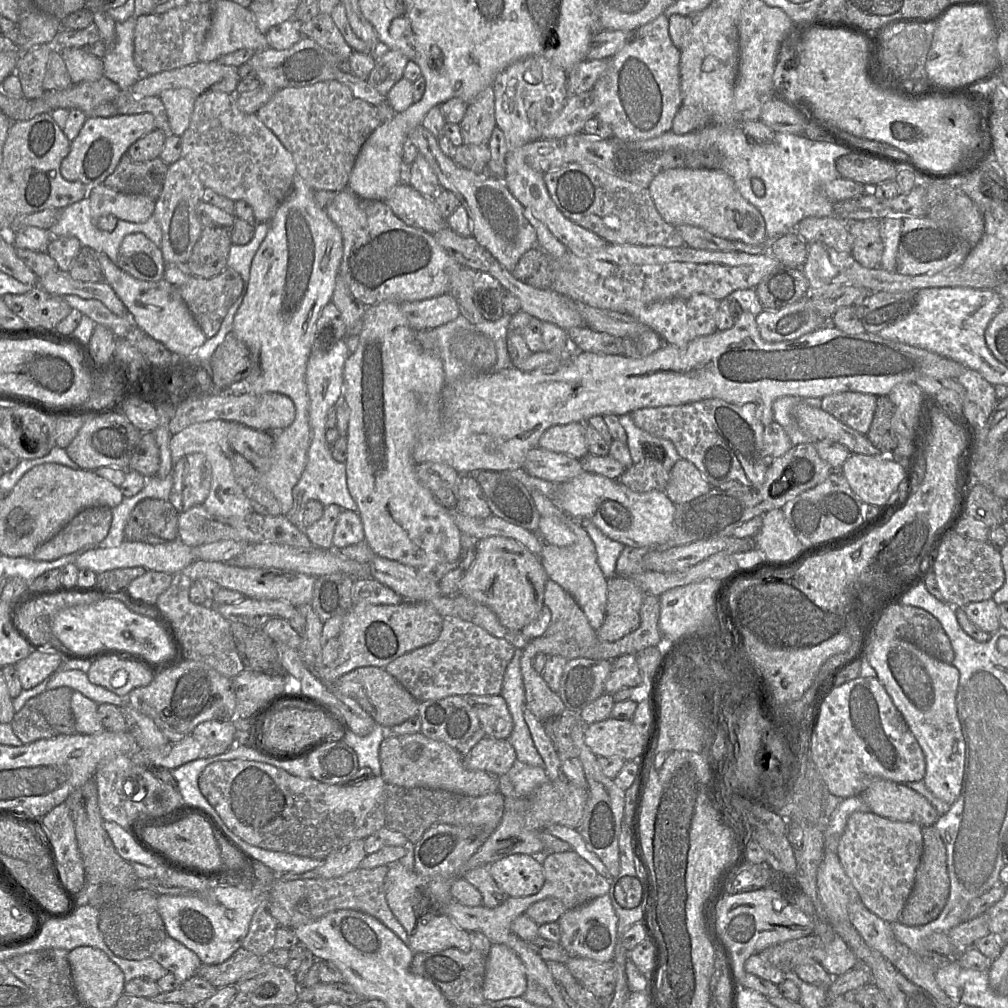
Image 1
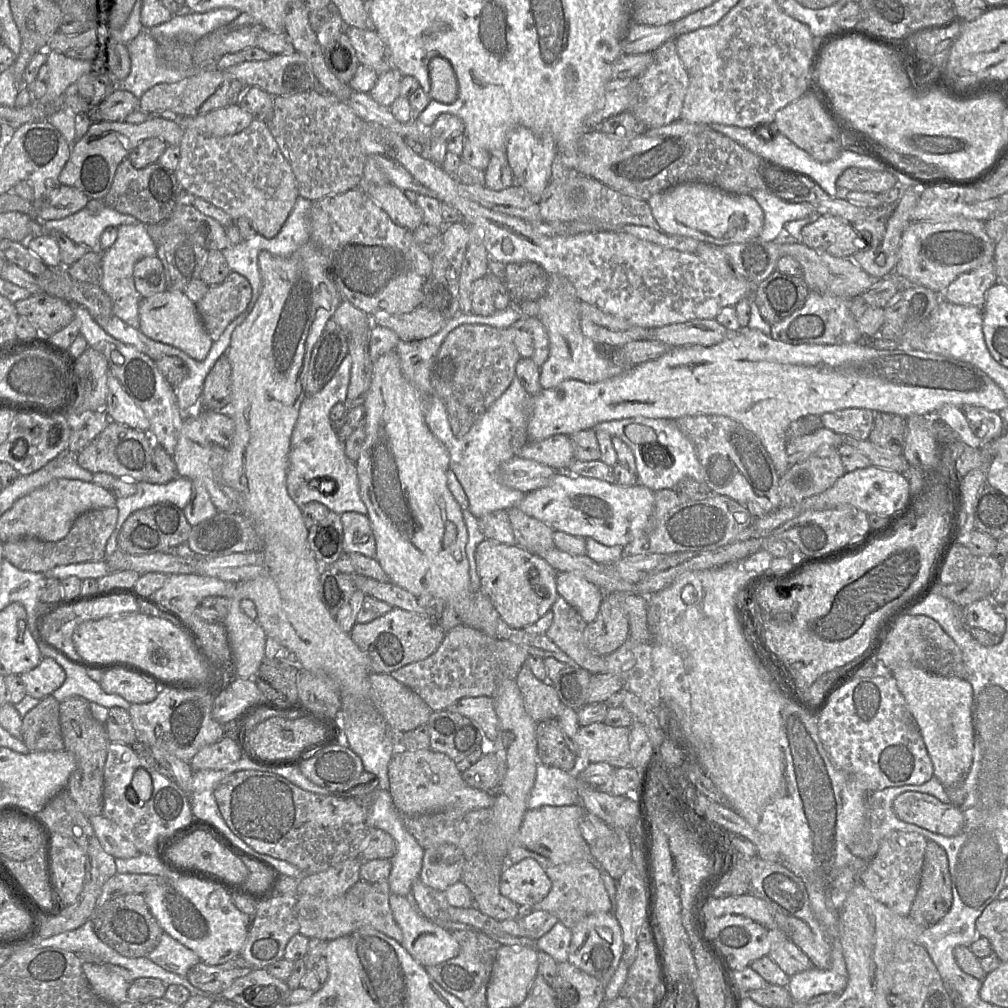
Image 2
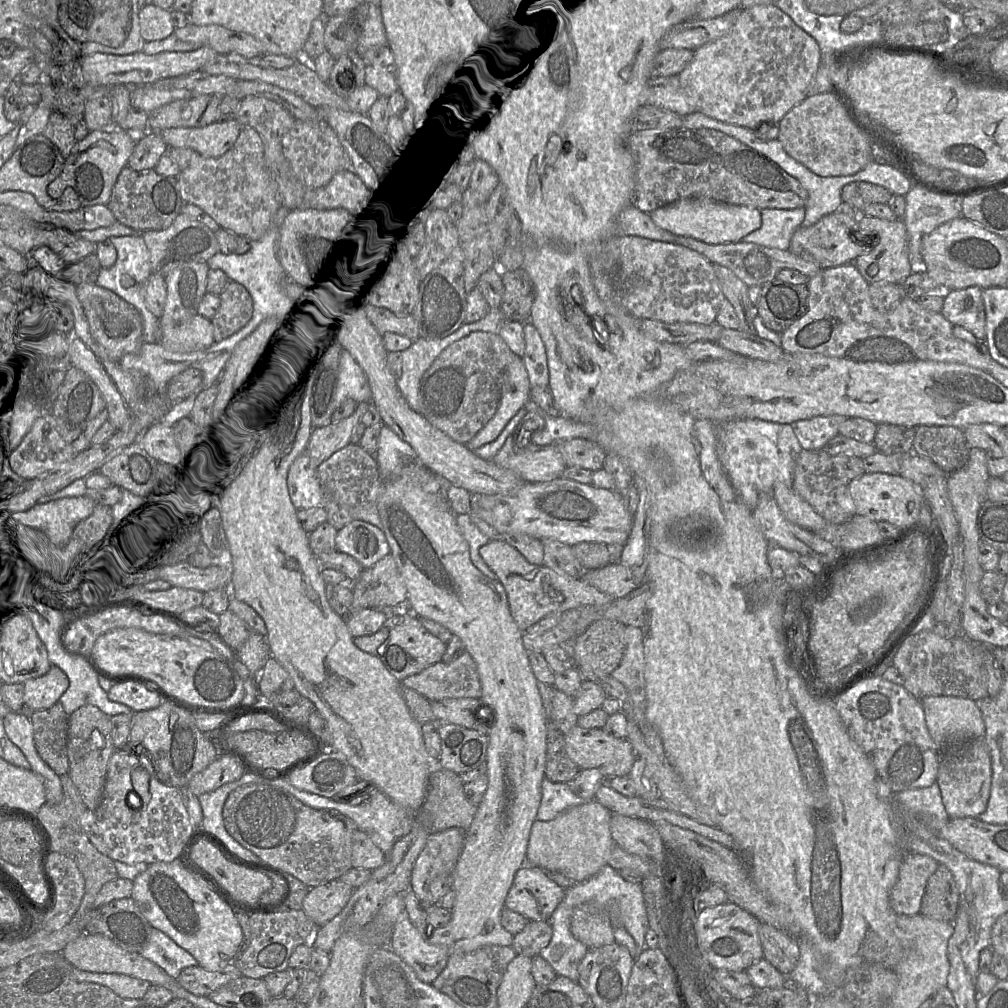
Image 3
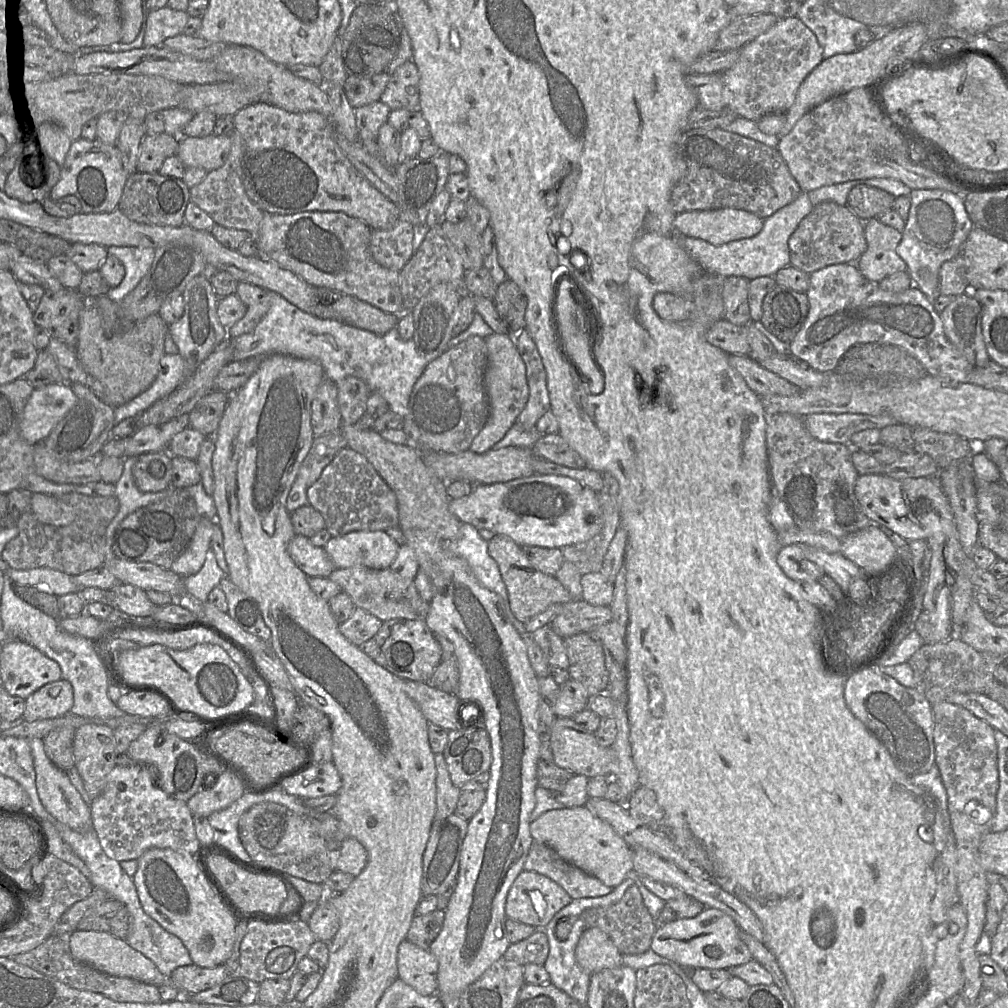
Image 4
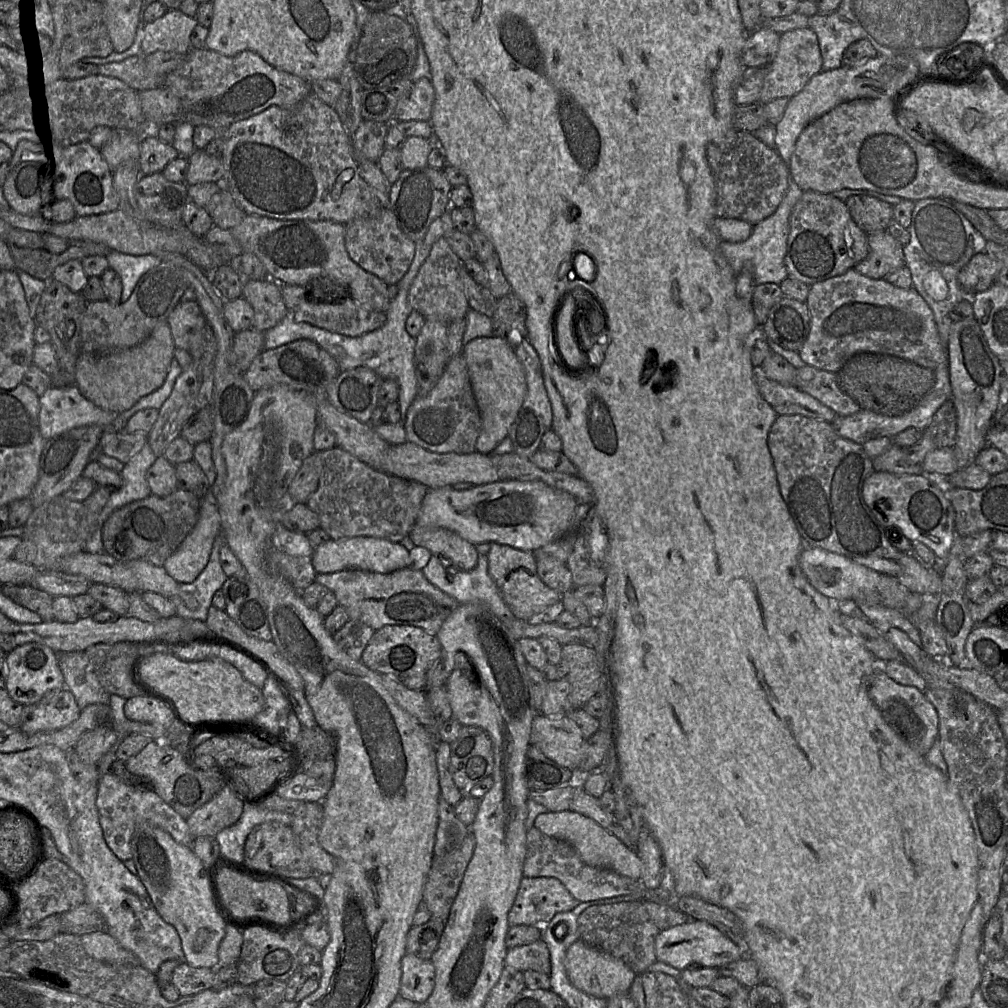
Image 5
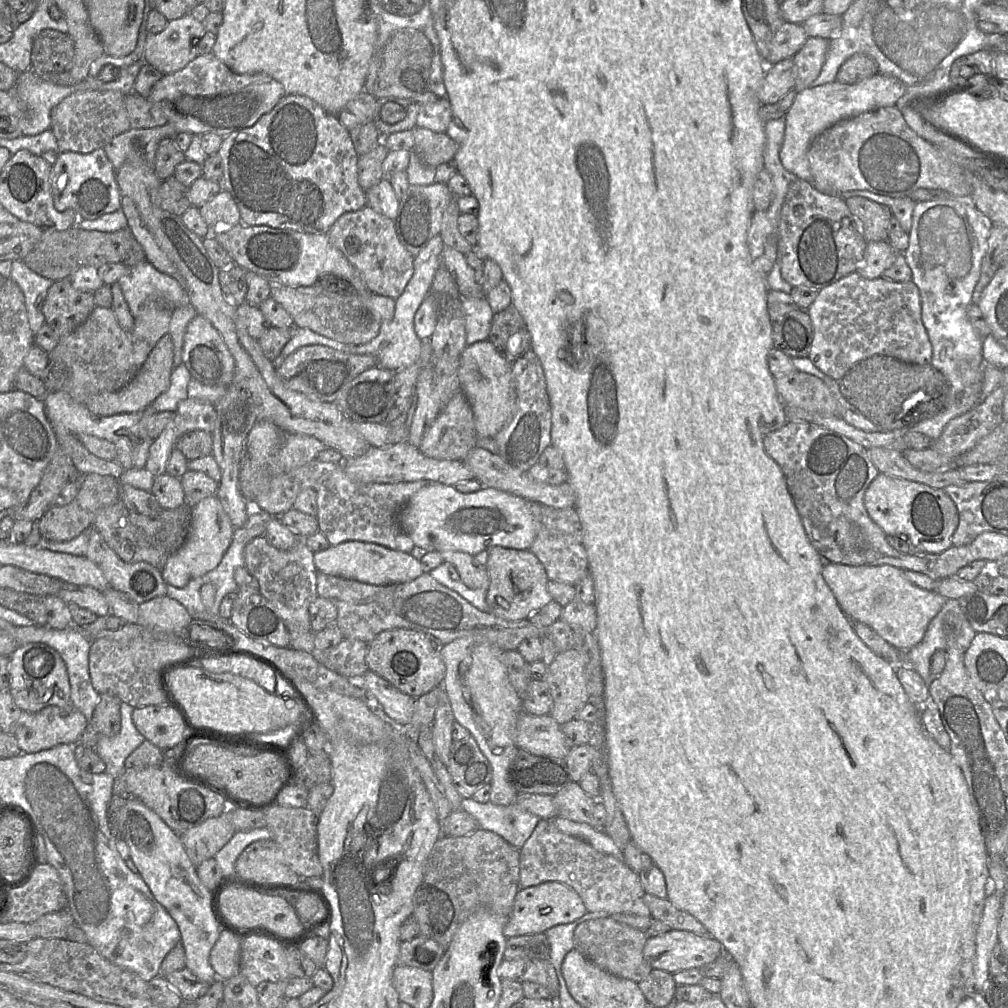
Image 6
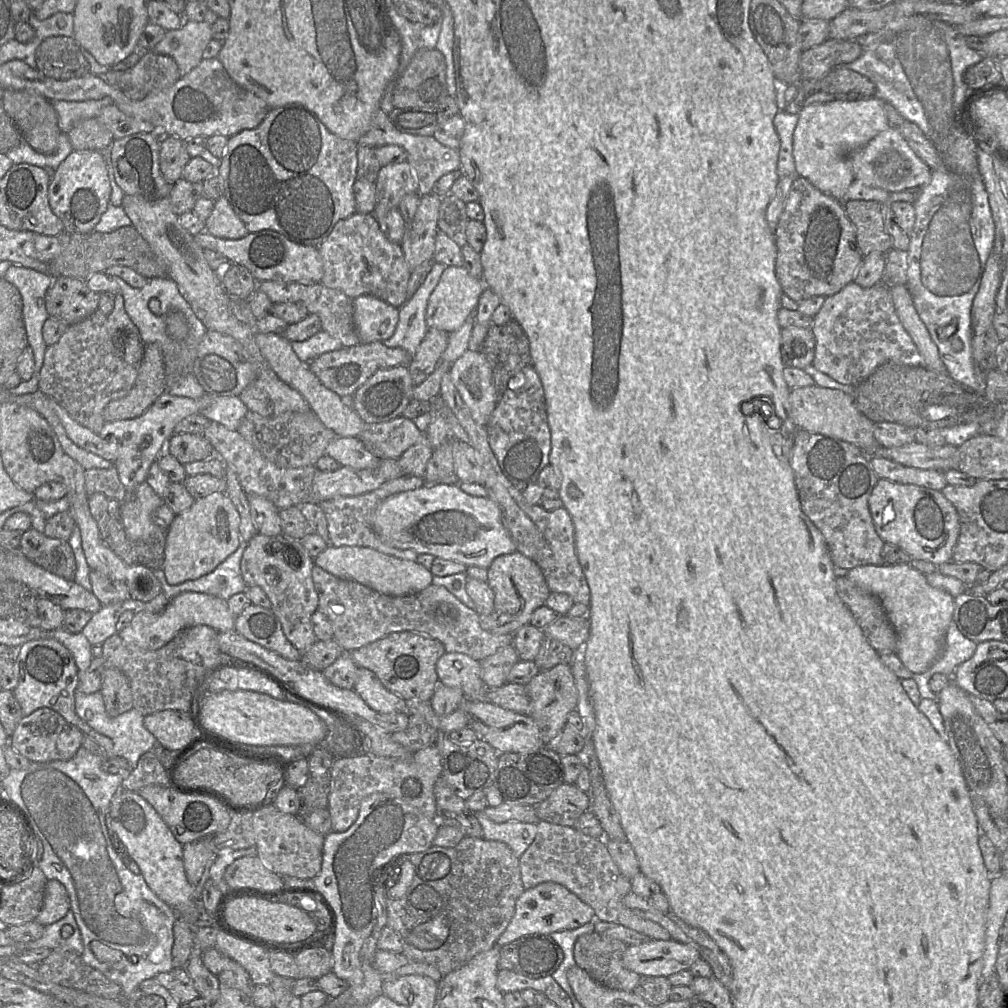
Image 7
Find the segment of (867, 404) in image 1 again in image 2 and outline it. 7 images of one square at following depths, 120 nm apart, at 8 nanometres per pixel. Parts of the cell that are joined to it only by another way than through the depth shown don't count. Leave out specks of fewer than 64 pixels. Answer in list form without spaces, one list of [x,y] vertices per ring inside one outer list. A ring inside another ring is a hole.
[[[848,408],[820,416],[825,428],[843,436],[868,439],[874,425],[875,412],[864,408]]]

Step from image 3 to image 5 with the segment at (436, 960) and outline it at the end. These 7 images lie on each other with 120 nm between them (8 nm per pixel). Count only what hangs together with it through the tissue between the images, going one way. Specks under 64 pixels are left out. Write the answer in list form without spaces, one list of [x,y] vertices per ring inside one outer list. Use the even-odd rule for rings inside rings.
[[[406,953],[401,960],[399,995],[415,1003],[426,1003],[435,986],[435,968],[430,960]]]

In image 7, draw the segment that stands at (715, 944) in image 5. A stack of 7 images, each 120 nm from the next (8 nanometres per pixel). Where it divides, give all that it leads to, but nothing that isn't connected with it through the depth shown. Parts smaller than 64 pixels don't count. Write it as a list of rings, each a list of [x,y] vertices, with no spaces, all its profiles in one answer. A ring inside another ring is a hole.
[[[651,939],[639,945],[629,945],[622,963],[626,969],[640,976],[669,977],[689,970],[699,959],[699,951],[690,944],[673,939]]]

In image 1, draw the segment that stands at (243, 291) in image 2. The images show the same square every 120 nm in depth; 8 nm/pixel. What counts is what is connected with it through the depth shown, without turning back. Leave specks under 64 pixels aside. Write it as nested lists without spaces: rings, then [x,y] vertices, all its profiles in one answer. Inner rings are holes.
[[[227,266],[219,275],[210,279],[191,275],[188,282],[179,286],[178,290],[197,324],[206,337],[211,338],[219,331],[227,312],[238,299],[243,288],[241,275]]]

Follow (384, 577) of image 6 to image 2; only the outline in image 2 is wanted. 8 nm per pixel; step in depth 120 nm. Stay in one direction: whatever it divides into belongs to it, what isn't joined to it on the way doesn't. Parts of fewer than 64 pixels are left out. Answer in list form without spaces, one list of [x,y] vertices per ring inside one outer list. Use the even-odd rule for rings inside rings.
[[[357,512],[341,514],[343,551],[376,558],[375,536],[367,515]]]

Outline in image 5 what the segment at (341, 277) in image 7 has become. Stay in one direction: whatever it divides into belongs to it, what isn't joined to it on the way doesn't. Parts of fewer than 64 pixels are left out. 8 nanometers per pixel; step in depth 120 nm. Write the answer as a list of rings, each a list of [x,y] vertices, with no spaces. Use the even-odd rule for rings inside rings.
[[[384,206],[375,217],[359,218],[347,223],[345,247],[355,263],[388,286],[398,284],[409,270],[415,256],[415,242],[400,229],[396,215],[389,206]]]

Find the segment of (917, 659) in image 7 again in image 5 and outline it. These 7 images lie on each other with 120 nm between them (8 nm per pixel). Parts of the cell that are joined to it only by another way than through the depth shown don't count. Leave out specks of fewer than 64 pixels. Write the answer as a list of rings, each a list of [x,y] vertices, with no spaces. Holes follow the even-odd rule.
[[[806,546],[799,555],[799,565],[809,583],[832,600],[853,600],[856,604],[882,605],[911,617],[922,605],[922,596],[911,592],[896,577],[881,574],[851,559],[819,547]]]

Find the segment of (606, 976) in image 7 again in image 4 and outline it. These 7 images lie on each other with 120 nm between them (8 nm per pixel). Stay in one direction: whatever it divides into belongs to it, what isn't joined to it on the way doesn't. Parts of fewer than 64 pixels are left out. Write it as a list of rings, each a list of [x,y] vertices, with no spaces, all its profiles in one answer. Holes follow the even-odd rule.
[[[637,883],[631,885],[622,899],[607,907],[590,908],[582,913],[586,929],[599,928],[612,940],[621,954],[642,954],[651,947],[658,923],[645,906]]]

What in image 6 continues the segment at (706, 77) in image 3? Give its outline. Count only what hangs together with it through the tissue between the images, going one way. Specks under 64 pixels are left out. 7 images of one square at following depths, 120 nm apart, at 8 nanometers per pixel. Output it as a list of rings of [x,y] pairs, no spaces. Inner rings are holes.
[[[809,37],[803,47],[792,57],[795,67],[797,92],[808,88],[816,79],[825,62],[829,39]]]

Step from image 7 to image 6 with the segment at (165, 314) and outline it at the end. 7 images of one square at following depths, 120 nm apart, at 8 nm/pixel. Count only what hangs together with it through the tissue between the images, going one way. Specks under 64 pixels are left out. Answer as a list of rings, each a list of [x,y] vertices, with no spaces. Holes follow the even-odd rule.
[[[147,260],[130,267],[129,274],[122,276],[117,282],[121,287],[124,299],[133,317],[139,313],[145,301],[152,295],[160,295],[173,305],[174,310],[168,331],[174,347],[173,369],[183,363],[182,348],[184,335],[188,324],[197,315],[195,308],[190,304],[189,296],[185,288],[174,277],[159,271]]]

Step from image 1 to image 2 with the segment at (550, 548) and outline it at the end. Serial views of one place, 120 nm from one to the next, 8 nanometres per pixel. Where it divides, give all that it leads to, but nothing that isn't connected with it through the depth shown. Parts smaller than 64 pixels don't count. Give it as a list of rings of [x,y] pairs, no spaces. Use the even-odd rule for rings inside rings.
[[[558,572],[557,591],[586,623],[595,620],[604,598],[604,592],[598,586],[574,572]]]

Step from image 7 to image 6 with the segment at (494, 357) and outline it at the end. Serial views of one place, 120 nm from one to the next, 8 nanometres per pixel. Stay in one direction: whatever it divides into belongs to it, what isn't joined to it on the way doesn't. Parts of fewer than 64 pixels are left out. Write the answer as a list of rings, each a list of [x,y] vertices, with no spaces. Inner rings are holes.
[[[512,304],[494,314],[488,340],[511,363],[531,348],[530,333],[522,316]]]

